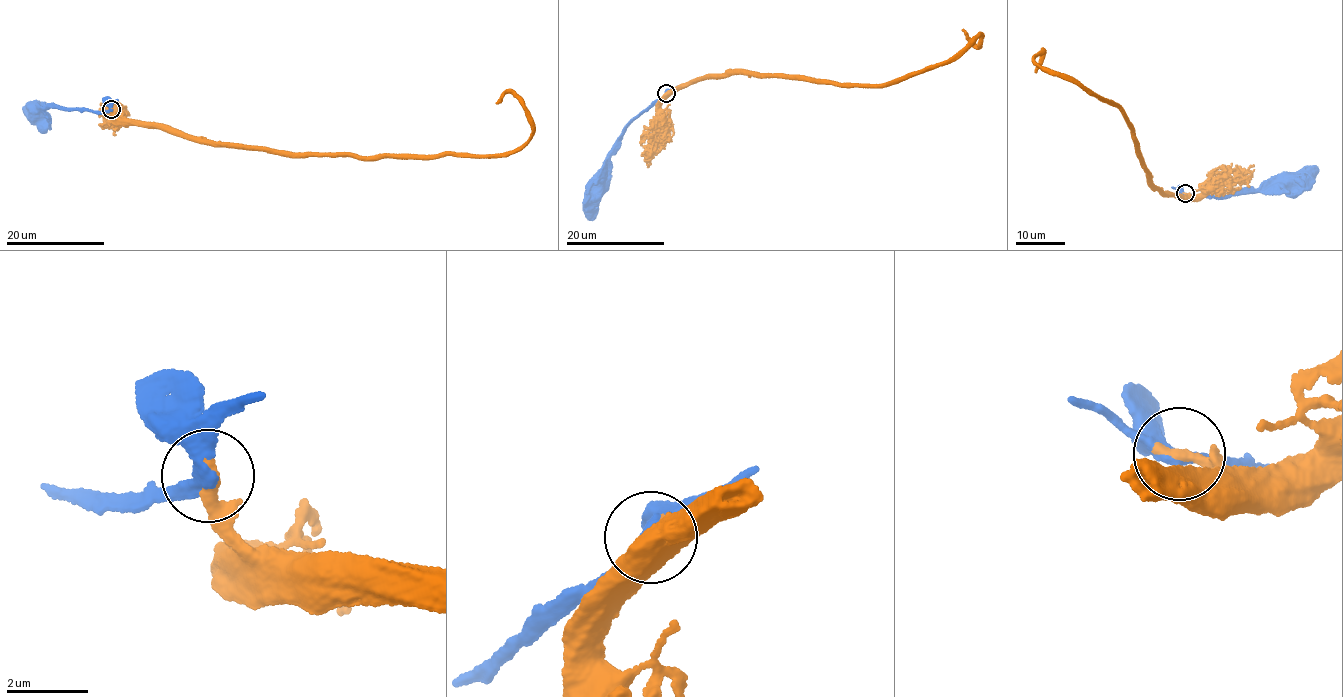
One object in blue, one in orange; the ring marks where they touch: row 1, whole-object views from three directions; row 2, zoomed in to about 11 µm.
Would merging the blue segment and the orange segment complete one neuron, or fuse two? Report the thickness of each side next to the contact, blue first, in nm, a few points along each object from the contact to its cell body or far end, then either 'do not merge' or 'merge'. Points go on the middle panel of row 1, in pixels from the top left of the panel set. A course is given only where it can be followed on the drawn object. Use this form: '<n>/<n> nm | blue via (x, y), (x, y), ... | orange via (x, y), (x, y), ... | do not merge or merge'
340/360 nm | blue via (666, 93), (630, 119), (610, 150), (596, 185) | orange via (666, 93), (746, 71), (887, 82), (948, 61), (980, 35), (979, 46), (962, 29) | merge

